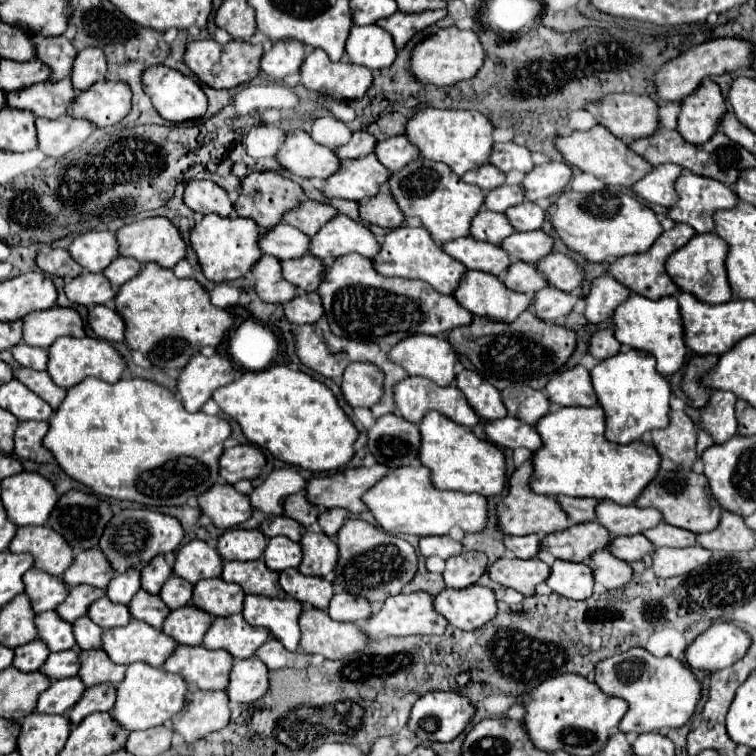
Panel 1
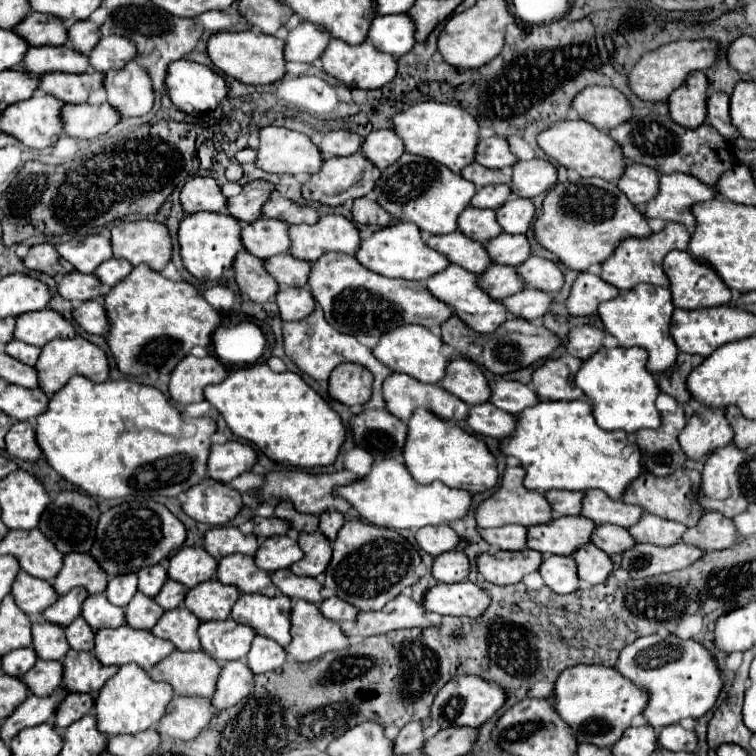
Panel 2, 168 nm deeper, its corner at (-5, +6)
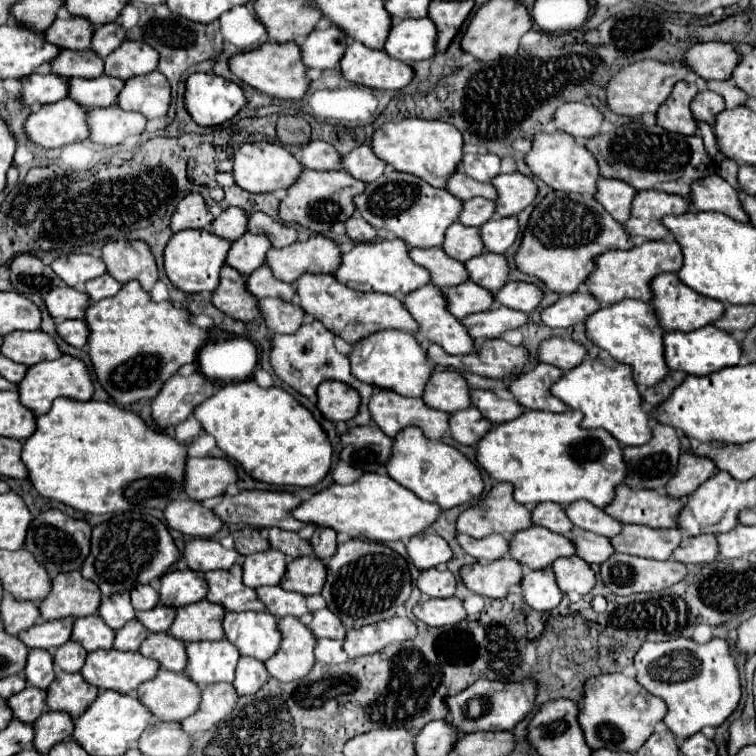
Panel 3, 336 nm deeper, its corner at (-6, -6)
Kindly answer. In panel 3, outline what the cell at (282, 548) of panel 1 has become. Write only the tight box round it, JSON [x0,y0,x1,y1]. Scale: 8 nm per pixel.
[243,550,287,588]

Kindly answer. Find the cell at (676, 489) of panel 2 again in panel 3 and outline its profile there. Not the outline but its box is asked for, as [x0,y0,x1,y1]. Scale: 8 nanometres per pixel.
[605,484,683,528]

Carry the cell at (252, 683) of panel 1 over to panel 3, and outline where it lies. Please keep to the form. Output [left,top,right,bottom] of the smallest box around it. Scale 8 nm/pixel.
[181,684,239,736]

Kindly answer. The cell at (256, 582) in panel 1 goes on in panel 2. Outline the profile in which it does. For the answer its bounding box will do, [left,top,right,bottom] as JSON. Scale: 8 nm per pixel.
[216,554,278,596]

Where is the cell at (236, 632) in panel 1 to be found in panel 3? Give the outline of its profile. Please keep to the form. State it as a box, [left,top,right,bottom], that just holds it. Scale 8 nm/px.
[187,640,239,686]

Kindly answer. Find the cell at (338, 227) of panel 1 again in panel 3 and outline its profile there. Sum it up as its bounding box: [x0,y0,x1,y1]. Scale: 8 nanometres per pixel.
[267,234,341,282]

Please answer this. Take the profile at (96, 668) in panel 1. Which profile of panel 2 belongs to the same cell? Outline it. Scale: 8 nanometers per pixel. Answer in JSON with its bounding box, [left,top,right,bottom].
[62,650,118,692]

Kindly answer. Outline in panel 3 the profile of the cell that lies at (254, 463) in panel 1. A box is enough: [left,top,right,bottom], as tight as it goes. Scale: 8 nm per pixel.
[185,458,237,500]

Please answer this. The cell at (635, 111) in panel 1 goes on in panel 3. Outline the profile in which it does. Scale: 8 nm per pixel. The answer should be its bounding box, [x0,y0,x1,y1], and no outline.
[555,102,605,140]

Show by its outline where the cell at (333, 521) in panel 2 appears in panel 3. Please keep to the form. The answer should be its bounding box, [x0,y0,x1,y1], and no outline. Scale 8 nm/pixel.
[311,528,337,560]

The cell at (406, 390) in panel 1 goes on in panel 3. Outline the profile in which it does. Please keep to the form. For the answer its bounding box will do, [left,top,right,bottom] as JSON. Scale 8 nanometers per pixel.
[369,390,451,440]

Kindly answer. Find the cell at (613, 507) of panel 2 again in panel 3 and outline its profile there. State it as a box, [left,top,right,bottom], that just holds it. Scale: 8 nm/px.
[565,500,623,538]

